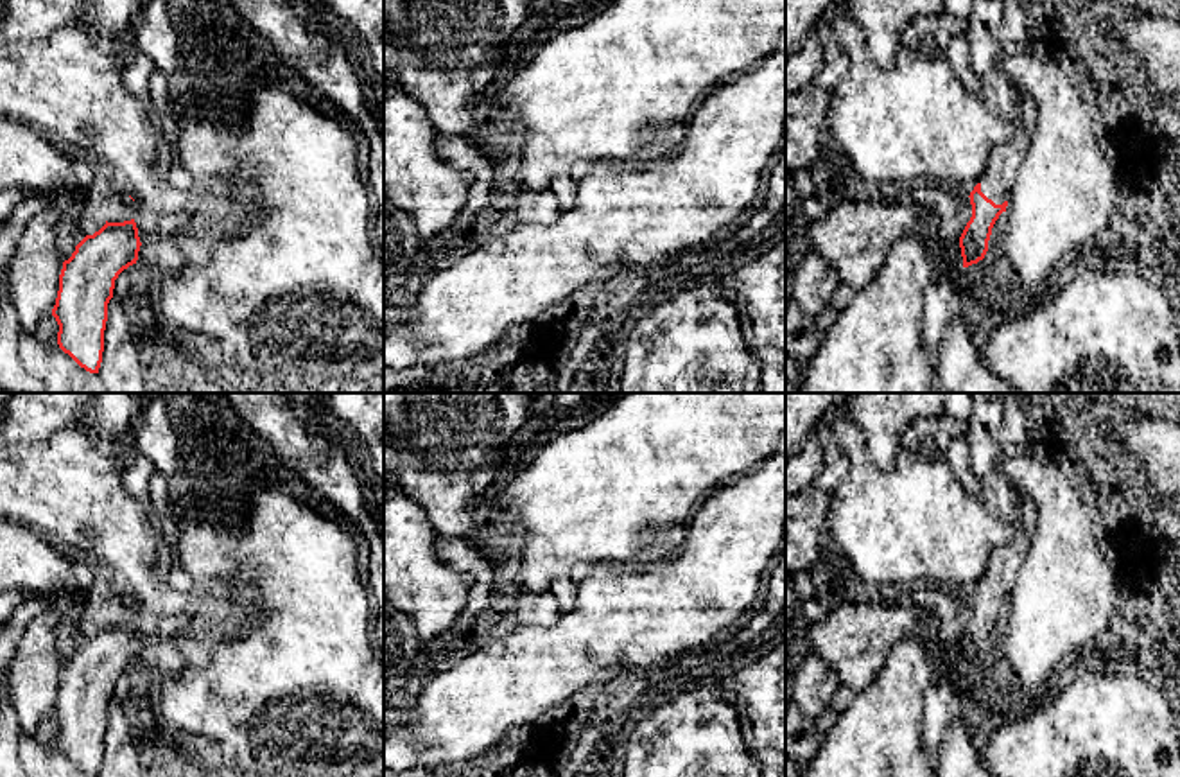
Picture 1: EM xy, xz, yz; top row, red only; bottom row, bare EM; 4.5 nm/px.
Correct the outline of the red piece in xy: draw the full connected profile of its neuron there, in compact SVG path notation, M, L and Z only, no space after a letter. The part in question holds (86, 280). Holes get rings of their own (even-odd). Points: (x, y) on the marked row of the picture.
M134 219L106 221L63 262L52 309L59 325L57 345L90 373L99 373L102 362L108 303L113 298L115 280L136 264L140 246Z

